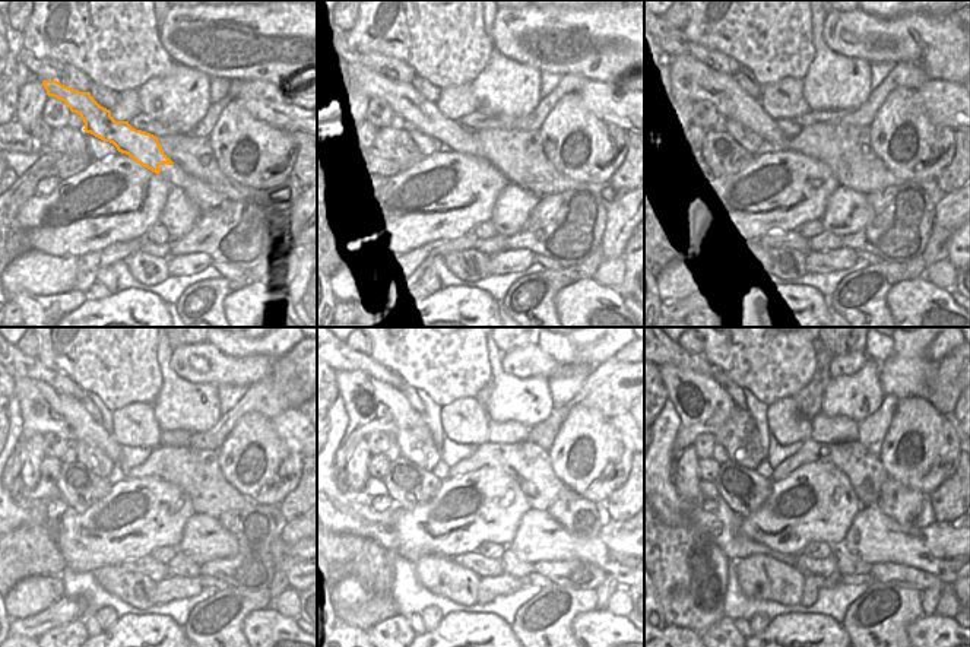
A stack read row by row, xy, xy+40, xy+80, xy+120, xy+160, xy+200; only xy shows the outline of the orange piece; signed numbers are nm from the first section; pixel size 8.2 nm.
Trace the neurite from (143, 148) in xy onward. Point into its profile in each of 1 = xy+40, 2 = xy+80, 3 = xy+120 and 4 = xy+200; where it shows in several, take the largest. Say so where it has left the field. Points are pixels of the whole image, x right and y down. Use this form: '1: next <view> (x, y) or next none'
1: next xy+40 (424, 116)
2: next xy+80 (696, 82)
3: next xy+120 (41, 408)
4: next xy+200 (703, 406)

